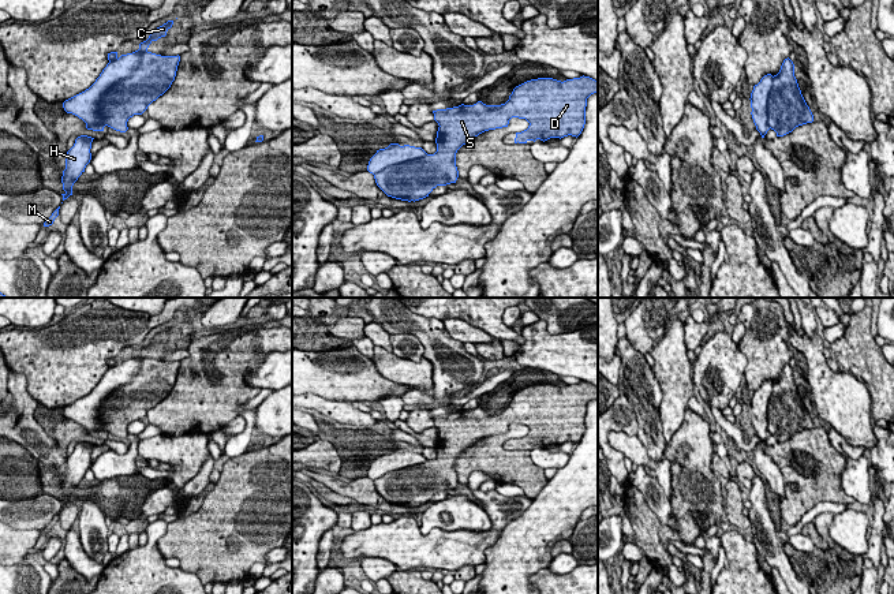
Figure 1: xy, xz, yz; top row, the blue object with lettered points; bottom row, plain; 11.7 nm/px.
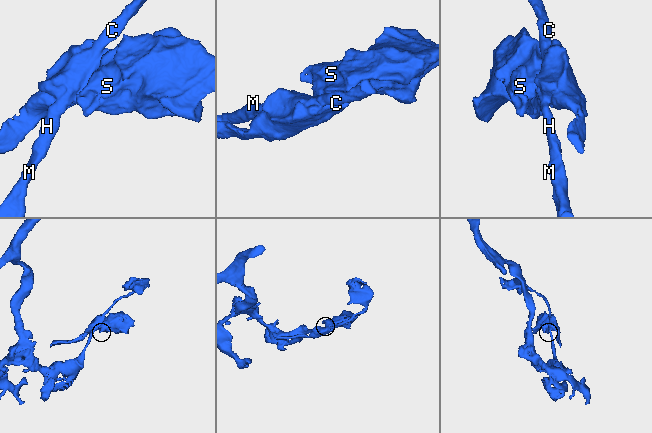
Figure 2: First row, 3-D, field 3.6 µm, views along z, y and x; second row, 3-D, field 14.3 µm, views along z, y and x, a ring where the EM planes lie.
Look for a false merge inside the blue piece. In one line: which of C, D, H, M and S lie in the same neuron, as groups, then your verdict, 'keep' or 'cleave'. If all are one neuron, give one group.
C H M / D S | cleave

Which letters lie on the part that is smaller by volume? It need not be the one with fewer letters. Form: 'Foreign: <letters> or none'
Foreign: D, S

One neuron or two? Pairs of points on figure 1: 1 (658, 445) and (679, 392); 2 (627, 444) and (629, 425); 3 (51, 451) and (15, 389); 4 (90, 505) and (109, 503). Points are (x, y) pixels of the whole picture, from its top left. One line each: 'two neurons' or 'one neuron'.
1: two neurons
2: two neurons
3: one neuron
4: two neurons

